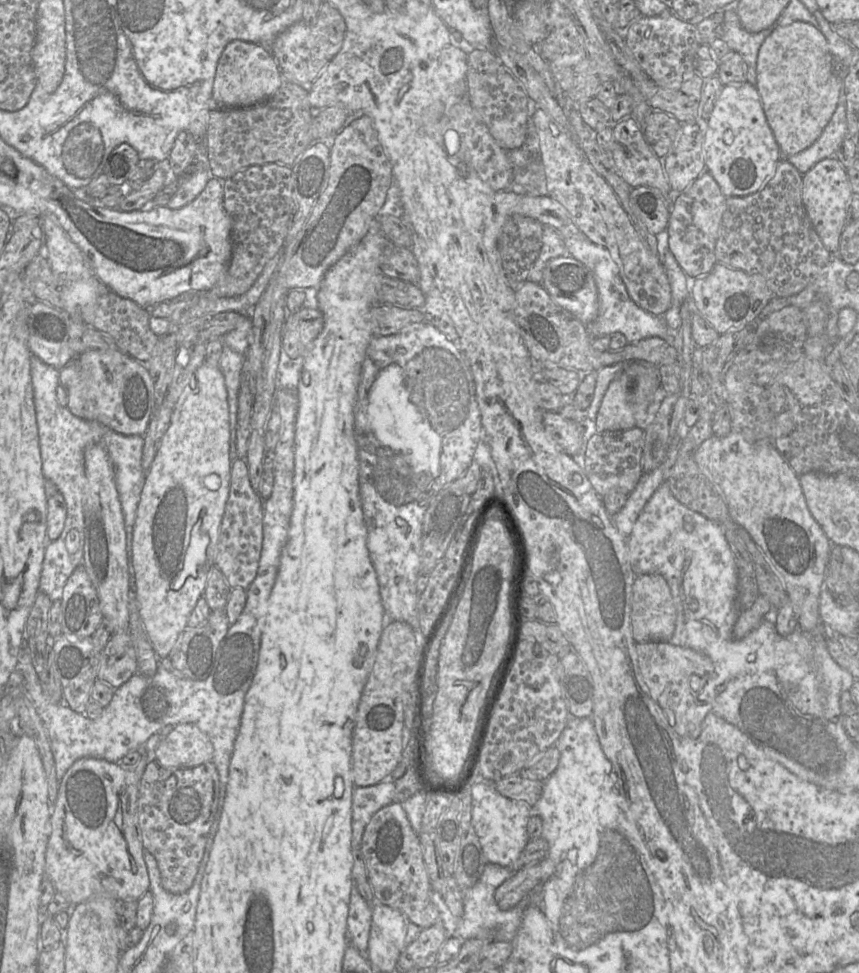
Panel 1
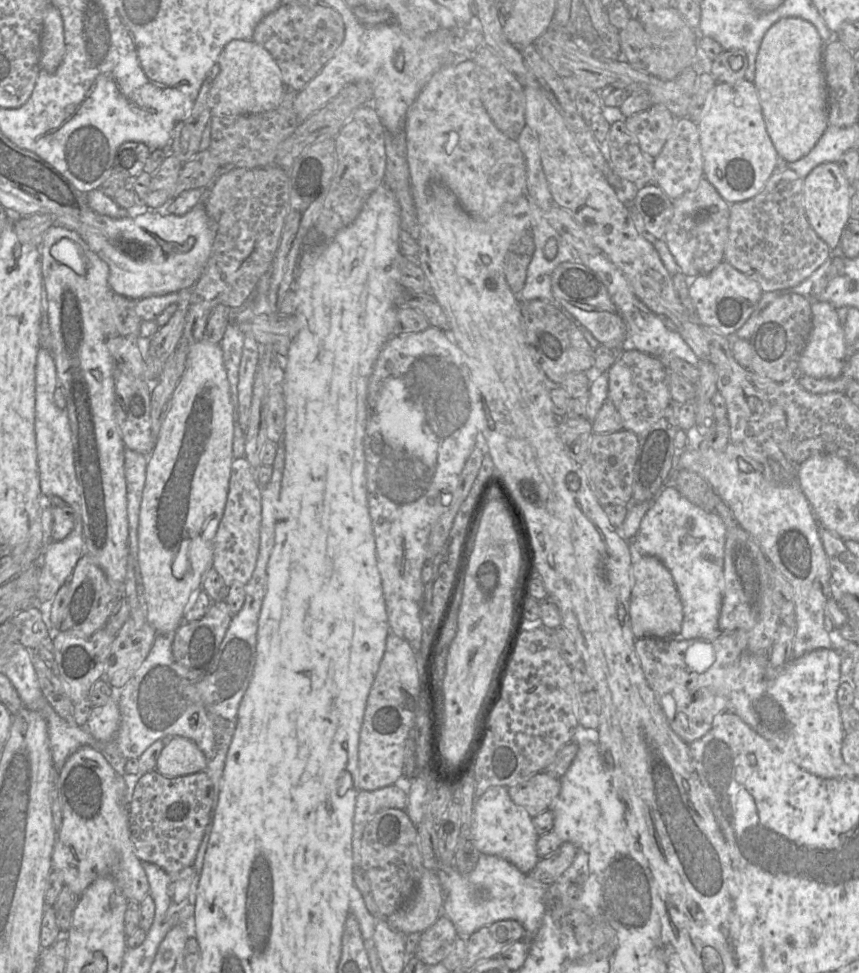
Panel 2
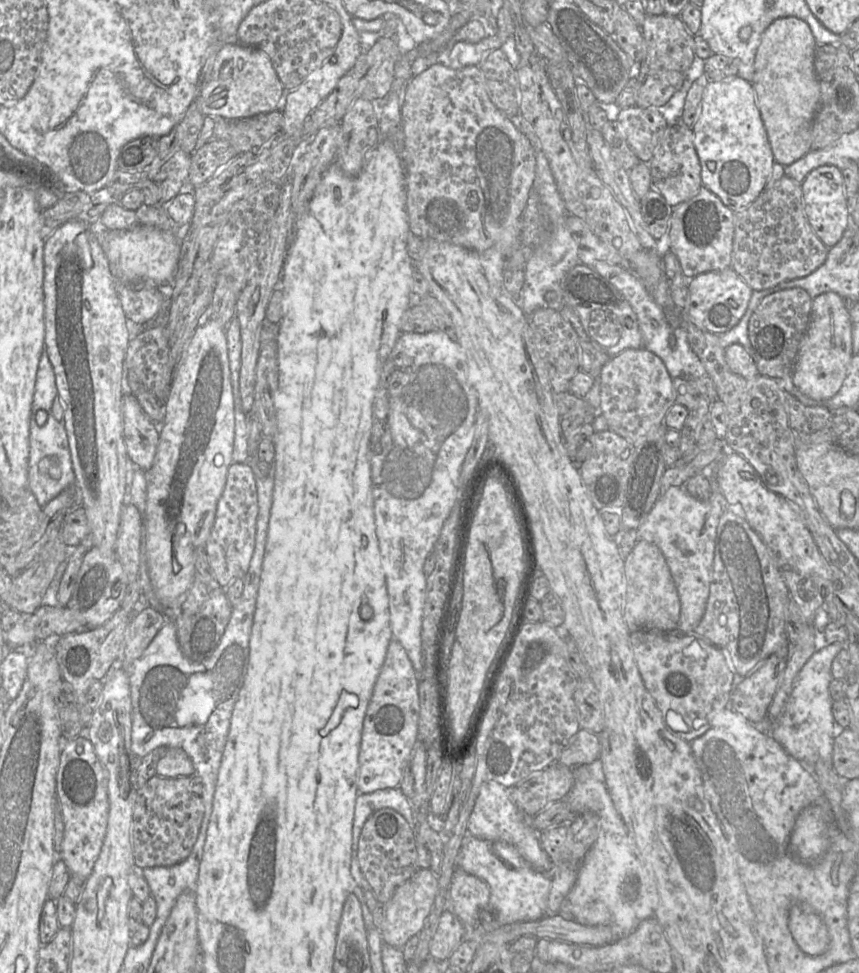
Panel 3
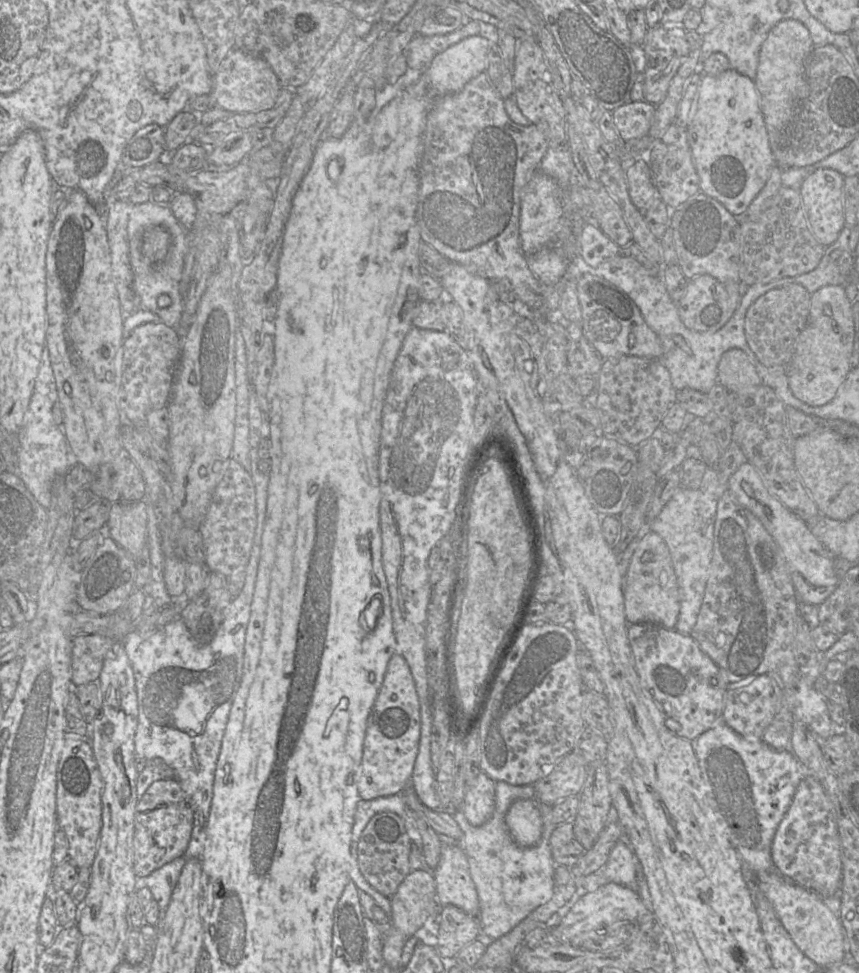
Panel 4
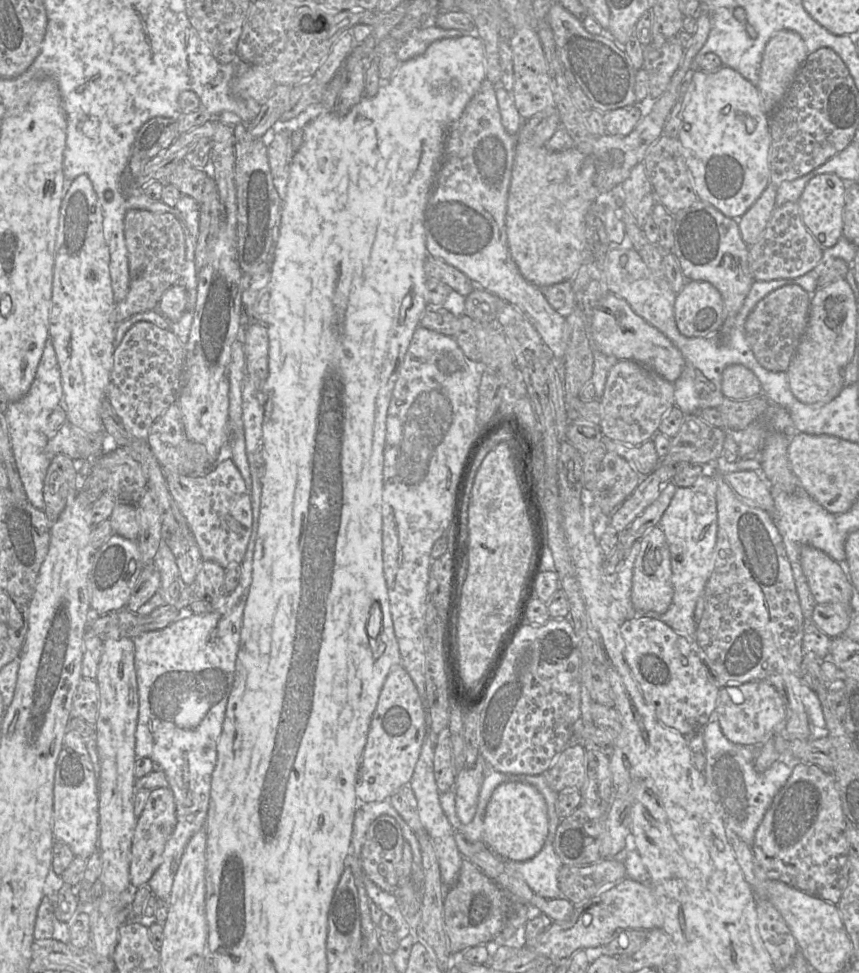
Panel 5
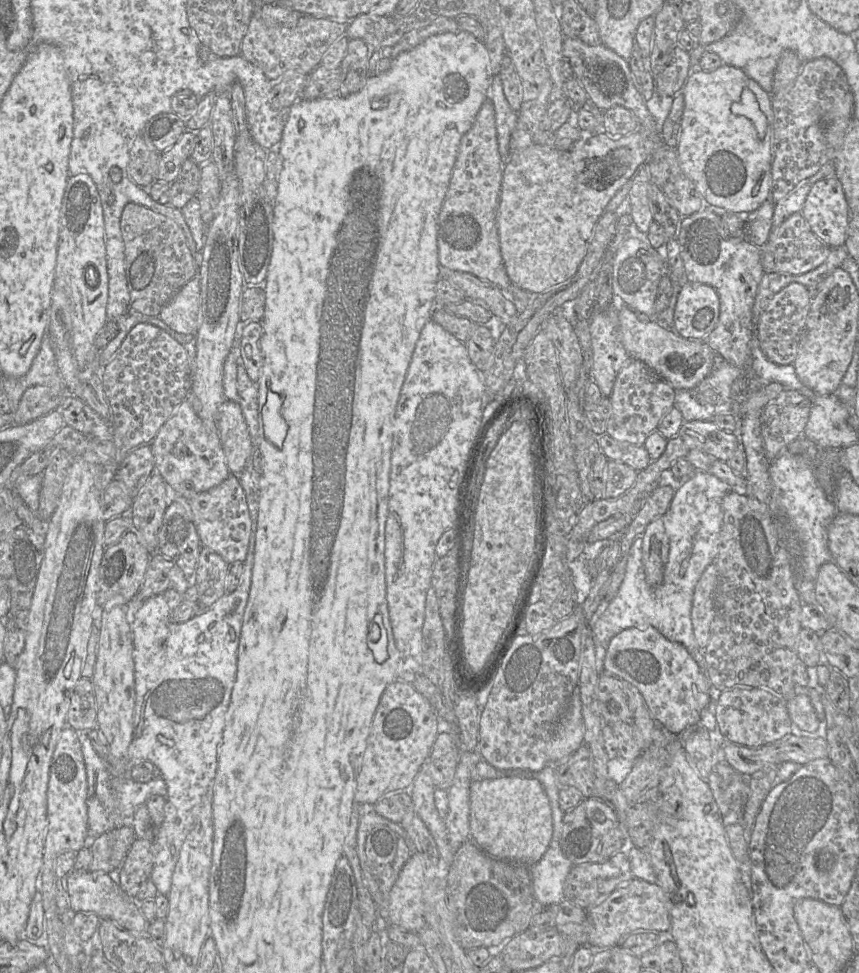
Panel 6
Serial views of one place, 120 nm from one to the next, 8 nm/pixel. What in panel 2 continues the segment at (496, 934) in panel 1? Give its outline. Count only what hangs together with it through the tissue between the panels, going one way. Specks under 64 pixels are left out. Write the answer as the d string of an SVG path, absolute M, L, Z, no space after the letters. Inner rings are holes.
M480 854L475 868L467 875L460 874L453 866L436 870L444 890L443 914L456 928L459 938L468 938L474 932L502 920L516 920L525 929L522 940L530 943L536 937L545 913L546 887L521 872L512 863L498 856ZM487 888L488 899L478 899L477 889Z

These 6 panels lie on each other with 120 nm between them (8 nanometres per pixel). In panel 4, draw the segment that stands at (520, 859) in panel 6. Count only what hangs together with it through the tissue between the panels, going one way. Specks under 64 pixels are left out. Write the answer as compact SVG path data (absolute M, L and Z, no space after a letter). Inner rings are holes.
M517 799L512 802L505 823L510 836L521 847L533 846L541 838L543 824L537 801Z

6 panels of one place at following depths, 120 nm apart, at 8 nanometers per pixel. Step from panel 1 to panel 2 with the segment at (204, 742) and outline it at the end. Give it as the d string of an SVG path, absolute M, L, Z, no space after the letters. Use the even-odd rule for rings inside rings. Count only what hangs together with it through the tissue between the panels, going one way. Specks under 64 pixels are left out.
M173 736L162 749L156 769L168 778L205 771L206 757L196 743L182 736Z

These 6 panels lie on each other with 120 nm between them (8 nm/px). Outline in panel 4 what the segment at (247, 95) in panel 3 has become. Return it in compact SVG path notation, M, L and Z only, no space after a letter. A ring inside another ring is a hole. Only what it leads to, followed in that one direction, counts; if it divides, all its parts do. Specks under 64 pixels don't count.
M235 47L227 54L212 77L211 92L191 98L187 109L198 115L213 108L221 108L234 114L261 112L275 104L281 89L276 74L266 60Z

